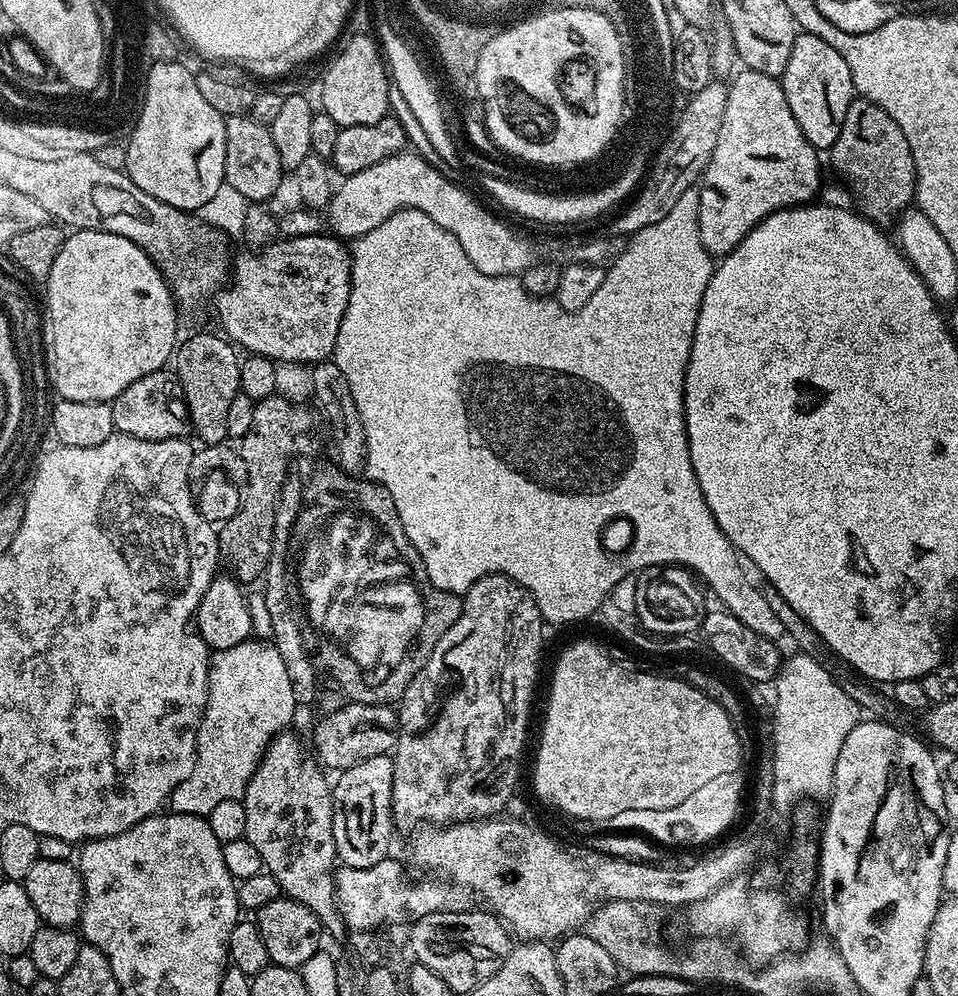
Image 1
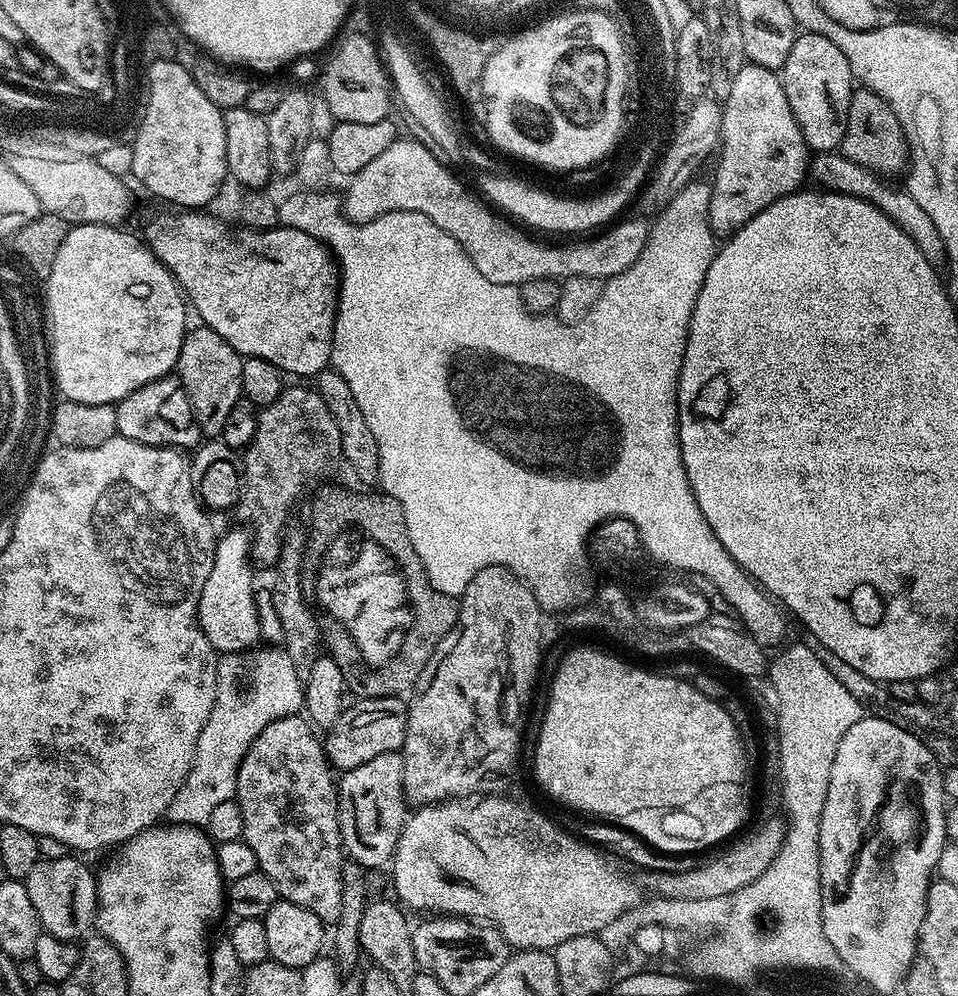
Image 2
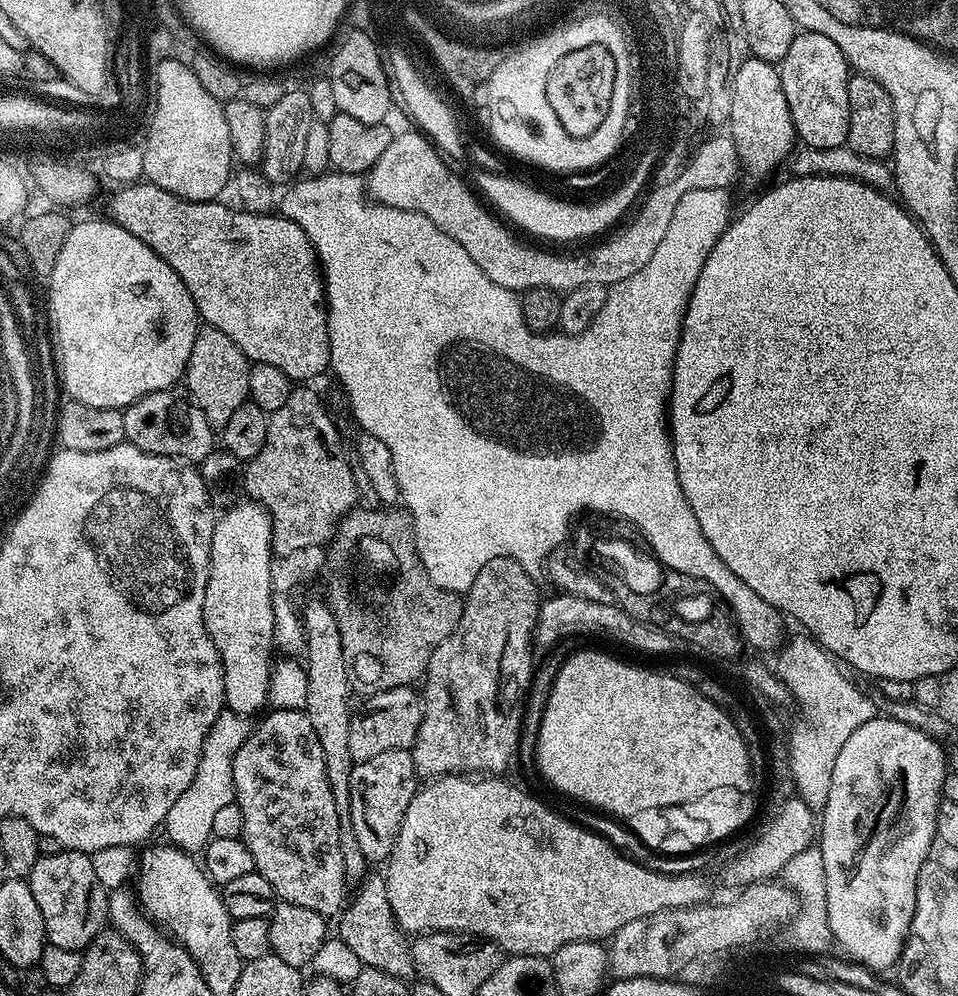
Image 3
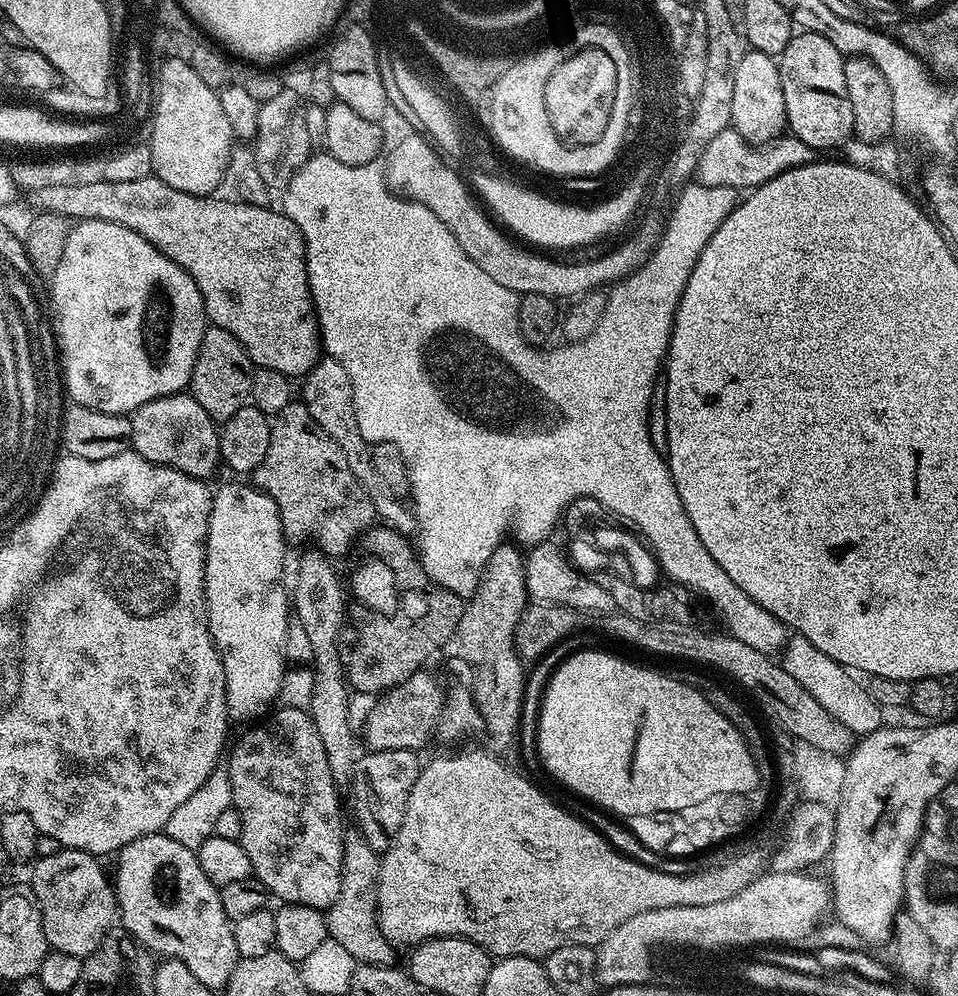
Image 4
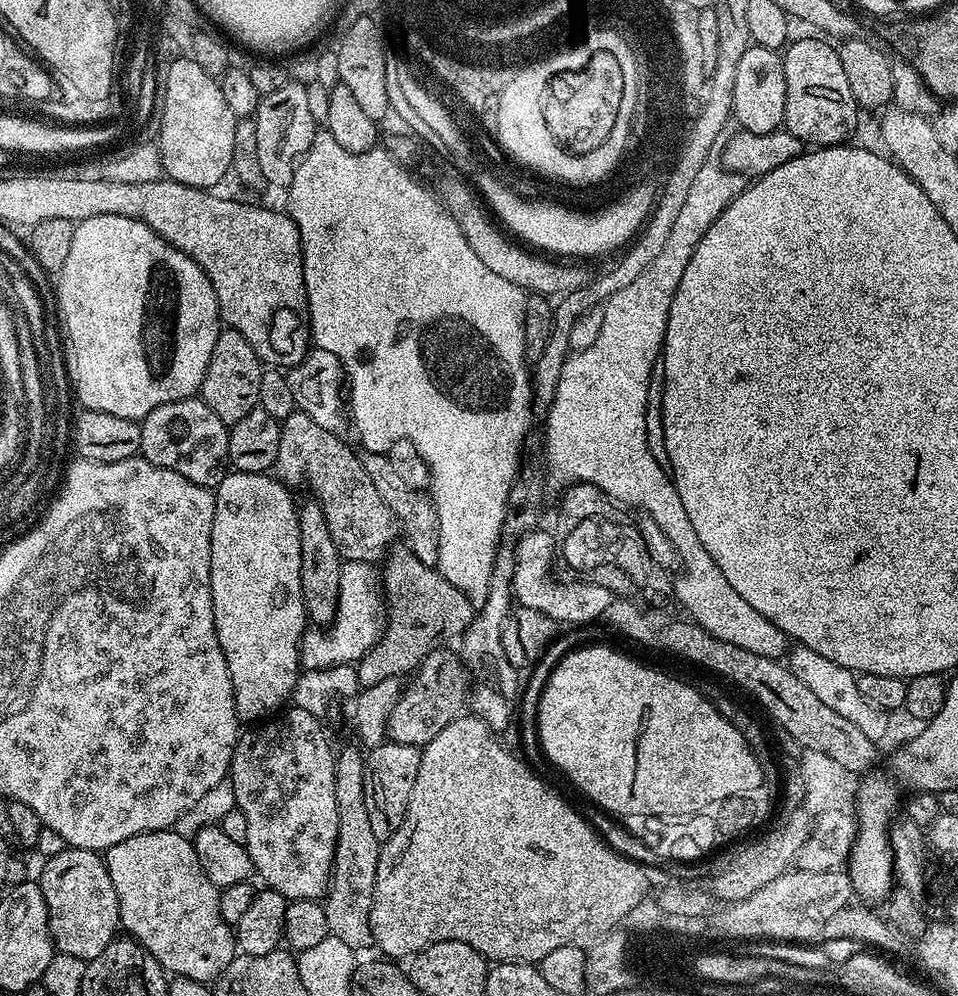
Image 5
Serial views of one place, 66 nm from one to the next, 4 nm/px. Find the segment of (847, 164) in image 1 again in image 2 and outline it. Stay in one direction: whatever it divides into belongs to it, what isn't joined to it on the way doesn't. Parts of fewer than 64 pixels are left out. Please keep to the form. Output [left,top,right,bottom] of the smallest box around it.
[838,86,908,178]

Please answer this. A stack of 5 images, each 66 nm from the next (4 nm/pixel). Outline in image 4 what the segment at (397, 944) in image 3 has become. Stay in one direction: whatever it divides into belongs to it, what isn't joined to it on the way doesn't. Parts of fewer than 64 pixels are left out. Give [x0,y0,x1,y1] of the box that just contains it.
[326,830,397,964]

